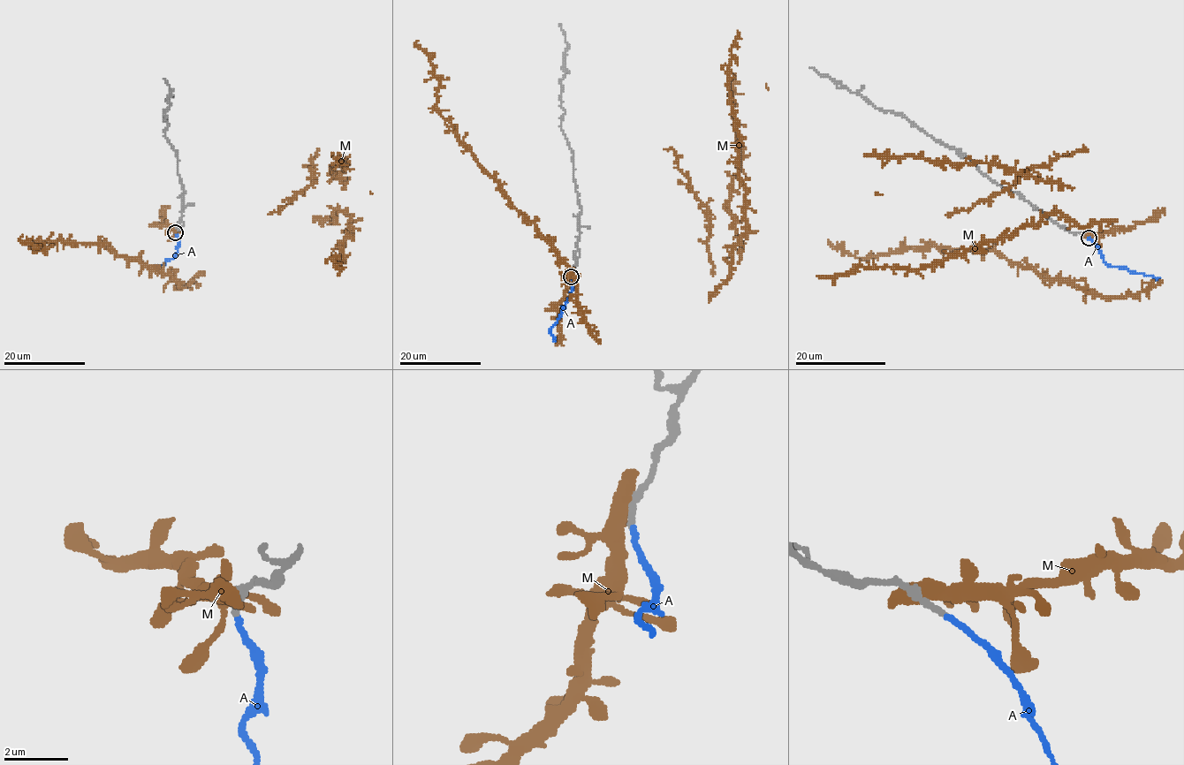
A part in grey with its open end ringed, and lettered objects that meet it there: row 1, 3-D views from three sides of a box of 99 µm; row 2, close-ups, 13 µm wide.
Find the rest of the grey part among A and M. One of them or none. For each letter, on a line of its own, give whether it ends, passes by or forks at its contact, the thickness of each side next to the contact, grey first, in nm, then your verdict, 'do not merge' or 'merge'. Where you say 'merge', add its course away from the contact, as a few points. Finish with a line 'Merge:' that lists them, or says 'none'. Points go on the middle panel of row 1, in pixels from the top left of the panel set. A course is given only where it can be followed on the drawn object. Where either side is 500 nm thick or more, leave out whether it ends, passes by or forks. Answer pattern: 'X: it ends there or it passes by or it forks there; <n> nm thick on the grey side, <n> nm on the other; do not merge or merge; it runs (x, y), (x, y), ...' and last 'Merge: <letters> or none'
A: it ends there; 190 nm thick on the grey side, 170 nm on the other; do not merge
M: 320 nm thick on the grey side, 650 nm on the other; do not merge
Merge: none

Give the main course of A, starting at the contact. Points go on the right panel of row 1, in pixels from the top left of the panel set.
A: (1088, 238), (1096, 246), (1106, 263), (1156, 279), (1160, 278)

